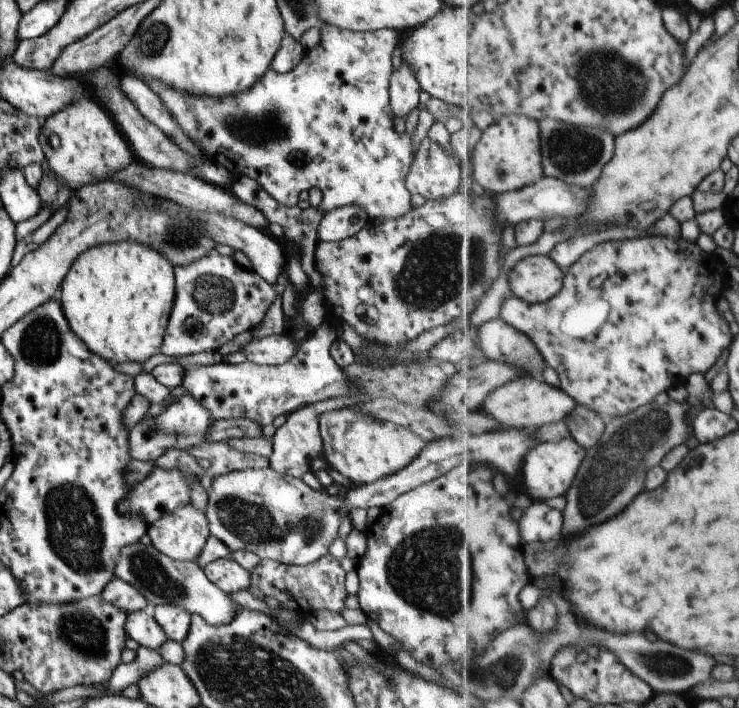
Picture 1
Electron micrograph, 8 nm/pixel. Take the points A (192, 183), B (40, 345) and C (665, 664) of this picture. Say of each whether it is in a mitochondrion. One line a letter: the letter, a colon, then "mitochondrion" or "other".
A: other
B: mitochondrion
C: mitochondrion

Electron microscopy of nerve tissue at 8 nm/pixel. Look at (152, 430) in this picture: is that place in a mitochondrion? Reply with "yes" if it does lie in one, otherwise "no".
yes

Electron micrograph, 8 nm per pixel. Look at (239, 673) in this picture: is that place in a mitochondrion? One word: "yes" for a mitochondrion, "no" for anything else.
yes

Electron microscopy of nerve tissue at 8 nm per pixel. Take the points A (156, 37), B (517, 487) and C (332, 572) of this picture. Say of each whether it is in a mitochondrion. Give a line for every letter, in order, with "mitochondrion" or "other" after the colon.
A: mitochondrion
B: other
C: other

